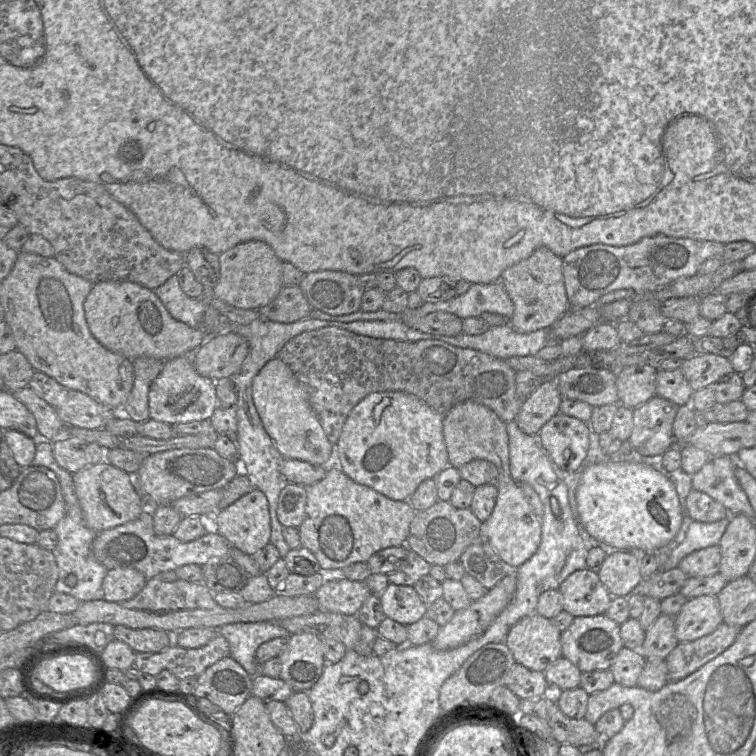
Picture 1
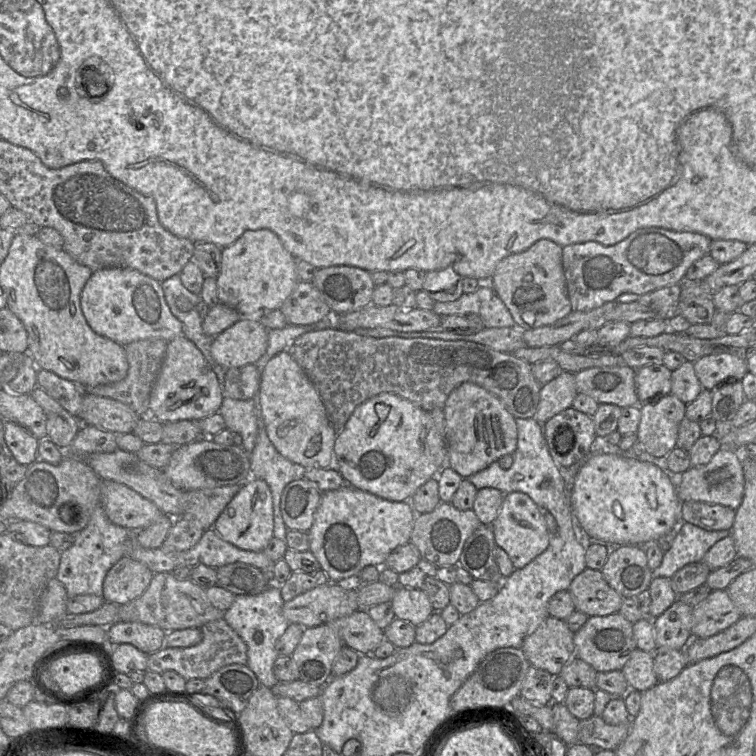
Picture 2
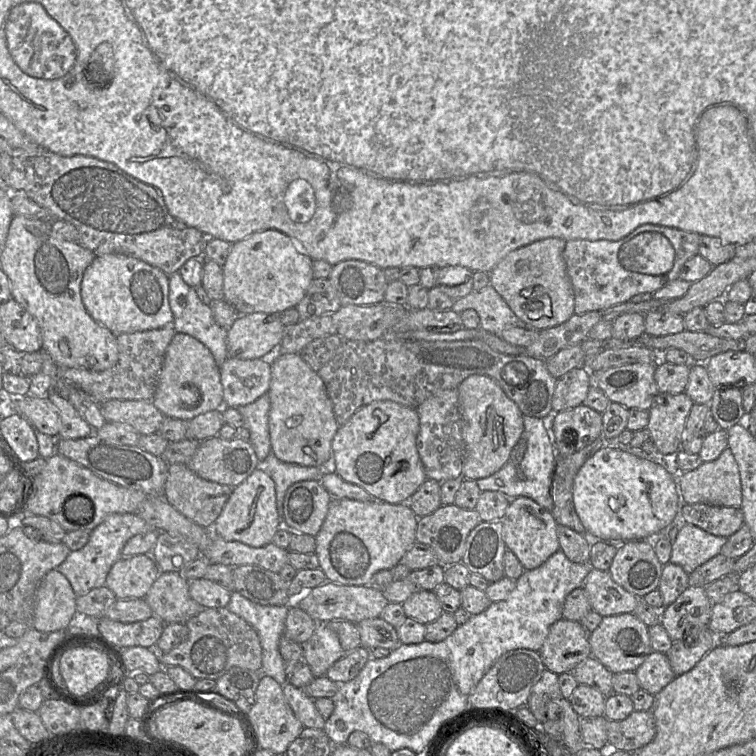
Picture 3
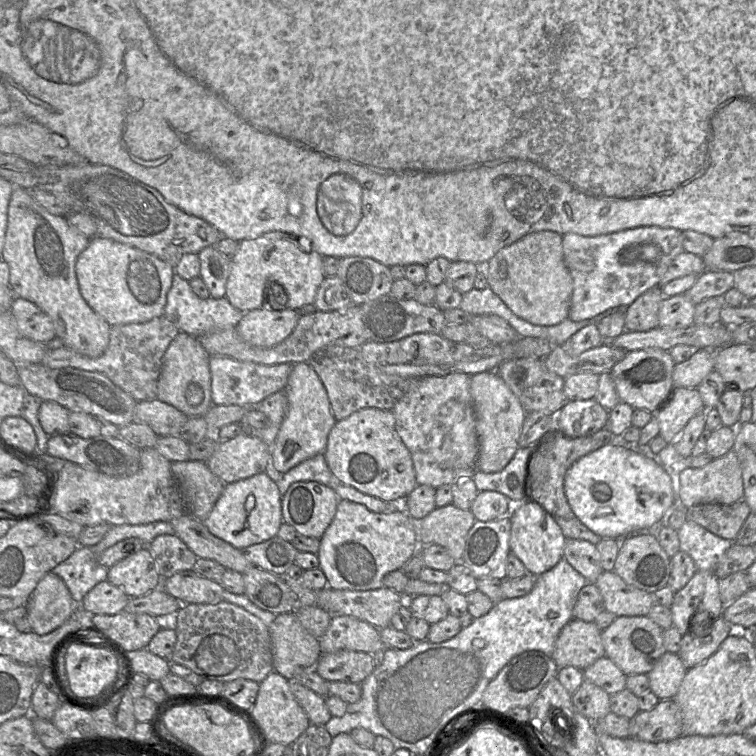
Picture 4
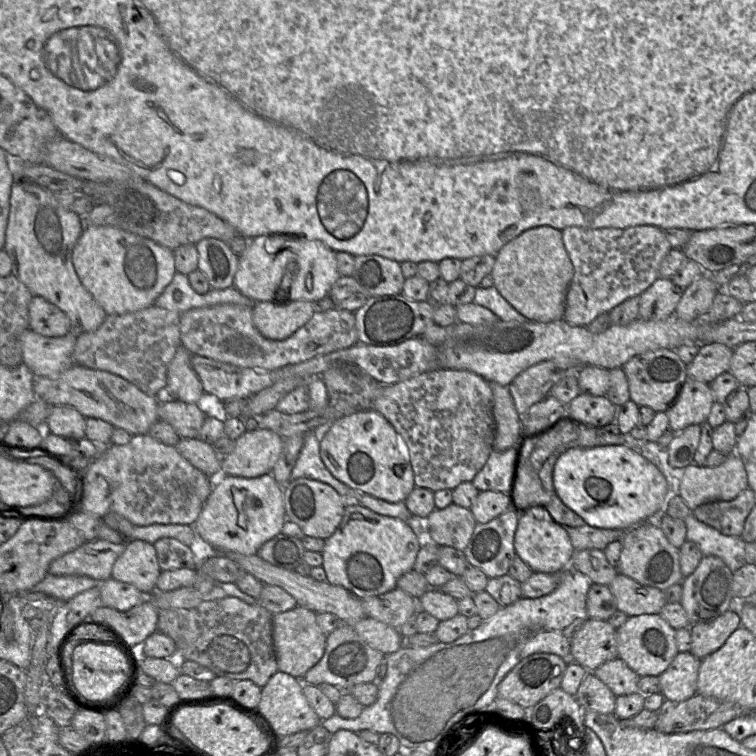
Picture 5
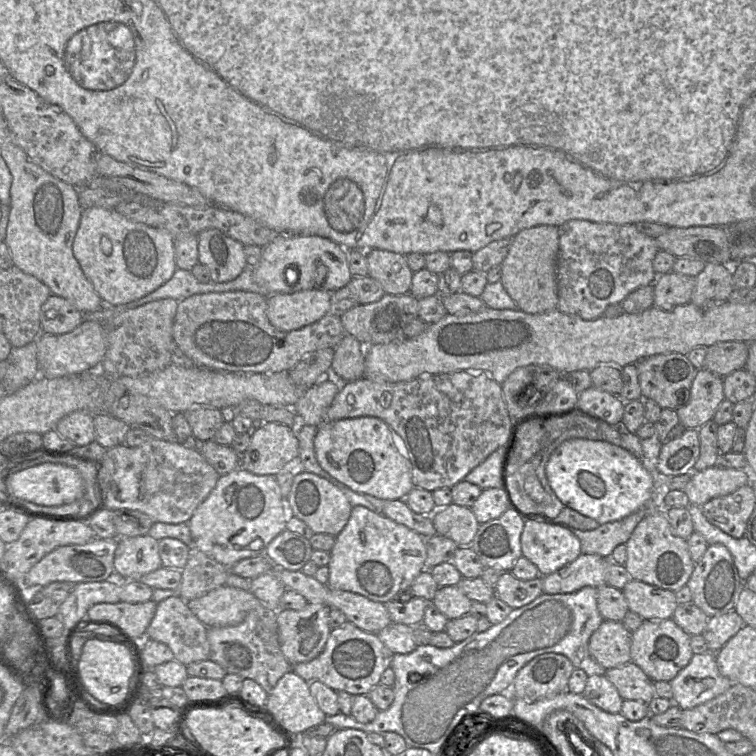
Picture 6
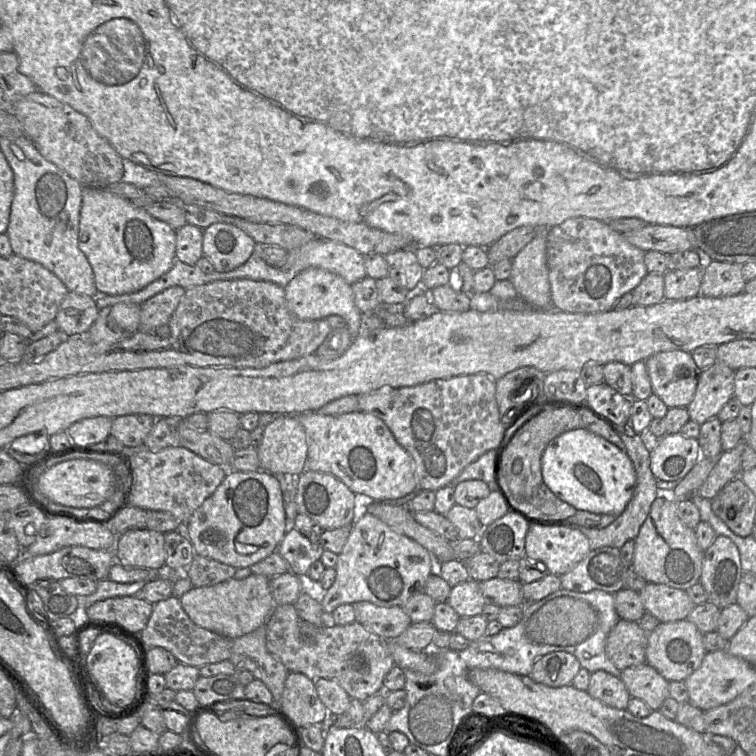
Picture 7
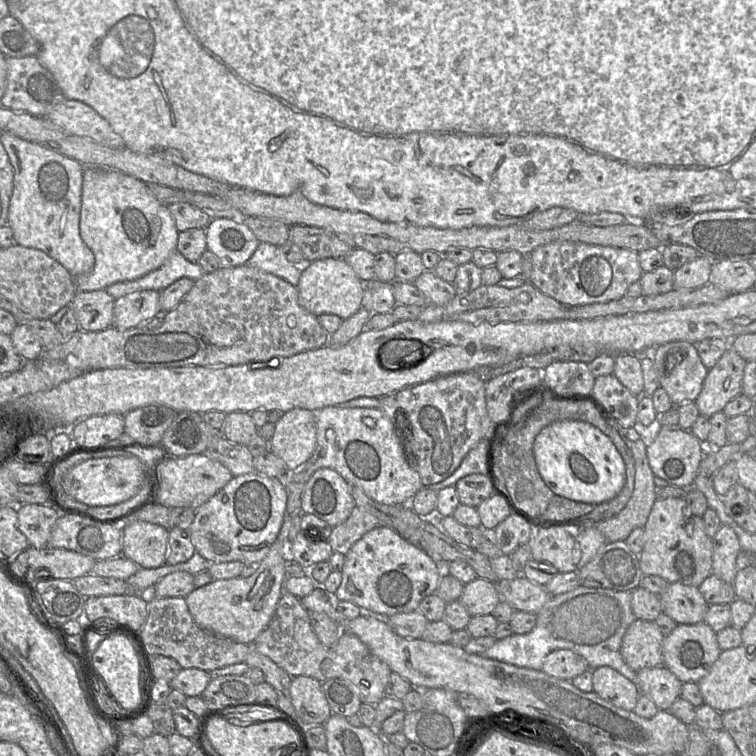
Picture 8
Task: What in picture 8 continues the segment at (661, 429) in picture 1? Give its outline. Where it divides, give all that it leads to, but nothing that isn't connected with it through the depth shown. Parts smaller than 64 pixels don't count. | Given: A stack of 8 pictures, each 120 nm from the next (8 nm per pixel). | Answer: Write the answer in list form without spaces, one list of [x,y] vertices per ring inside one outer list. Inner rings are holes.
[[[728,348],[714,367],[708,370],[695,400],[699,414],[711,417],[742,393],[742,379],[747,361]]]

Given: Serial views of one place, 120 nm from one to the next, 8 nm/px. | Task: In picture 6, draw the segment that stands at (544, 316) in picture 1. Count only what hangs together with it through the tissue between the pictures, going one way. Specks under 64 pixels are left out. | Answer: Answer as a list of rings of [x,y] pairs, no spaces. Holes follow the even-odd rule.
[[[535,226],[520,231],[512,238],[508,254],[501,264],[501,283],[520,310],[537,314],[557,309],[556,266],[558,254],[559,233],[557,226]]]

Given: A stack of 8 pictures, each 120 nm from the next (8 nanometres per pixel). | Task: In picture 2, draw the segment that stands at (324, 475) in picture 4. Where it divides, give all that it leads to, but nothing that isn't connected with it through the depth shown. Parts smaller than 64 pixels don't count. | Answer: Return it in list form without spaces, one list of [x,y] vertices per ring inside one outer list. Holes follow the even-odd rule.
[[[261,421],[255,448],[250,453],[250,475],[268,484],[273,502],[274,537],[285,542],[288,529],[280,510],[282,492],[289,483],[303,478],[305,470],[276,450]]]

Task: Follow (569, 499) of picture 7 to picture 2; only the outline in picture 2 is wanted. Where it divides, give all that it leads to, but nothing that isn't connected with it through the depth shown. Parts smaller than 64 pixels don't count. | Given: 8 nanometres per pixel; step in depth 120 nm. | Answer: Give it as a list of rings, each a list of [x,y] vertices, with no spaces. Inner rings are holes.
[[[599,454],[588,458],[574,481],[574,486],[571,495],[571,509],[577,516],[584,531],[593,538],[615,542],[615,543],[644,543],[660,537],[662,534],[669,531],[678,520],[682,520],[679,515],[679,498],[676,488],[671,483],[669,477],[658,466],[650,462],[625,458],[615,454]]]

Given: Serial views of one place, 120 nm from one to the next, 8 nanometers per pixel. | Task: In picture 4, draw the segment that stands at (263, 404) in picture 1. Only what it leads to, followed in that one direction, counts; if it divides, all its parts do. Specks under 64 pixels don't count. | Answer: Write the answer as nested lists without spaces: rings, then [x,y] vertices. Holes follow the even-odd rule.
[[[307,362],[293,365],[284,391],[288,399],[287,412],[271,449],[271,463],[281,473],[324,453],[328,435],[337,422],[321,379]]]

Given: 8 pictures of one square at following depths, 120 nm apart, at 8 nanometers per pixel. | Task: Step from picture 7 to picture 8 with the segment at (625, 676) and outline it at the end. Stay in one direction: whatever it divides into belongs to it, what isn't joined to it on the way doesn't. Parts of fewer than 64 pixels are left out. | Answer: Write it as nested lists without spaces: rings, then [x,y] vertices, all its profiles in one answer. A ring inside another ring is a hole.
[[[664,665],[637,671],[640,695],[650,698],[659,710],[668,710],[680,696],[682,682]]]

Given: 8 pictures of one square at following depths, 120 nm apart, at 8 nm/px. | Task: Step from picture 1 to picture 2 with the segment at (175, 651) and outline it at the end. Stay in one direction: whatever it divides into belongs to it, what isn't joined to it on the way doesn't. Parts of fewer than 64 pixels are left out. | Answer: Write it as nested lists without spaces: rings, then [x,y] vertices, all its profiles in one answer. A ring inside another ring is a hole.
[[[224,618],[209,622],[200,629],[203,638],[197,645],[186,648],[164,647],[149,654],[147,657],[147,670],[160,674],[167,670],[173,670],[186,680],[193,678],[207,679],[226,665],[247,664],[247,645]]]

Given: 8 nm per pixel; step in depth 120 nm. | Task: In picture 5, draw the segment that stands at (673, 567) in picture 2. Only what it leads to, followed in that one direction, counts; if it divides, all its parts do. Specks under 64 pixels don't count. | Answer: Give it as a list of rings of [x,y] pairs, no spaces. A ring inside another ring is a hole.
[[[692,513],[684,519],[686,540],[696,543],[703,556],[720,558],[734,572],[744,566],[746,542],[737,536],[726,536],[697,520]]]

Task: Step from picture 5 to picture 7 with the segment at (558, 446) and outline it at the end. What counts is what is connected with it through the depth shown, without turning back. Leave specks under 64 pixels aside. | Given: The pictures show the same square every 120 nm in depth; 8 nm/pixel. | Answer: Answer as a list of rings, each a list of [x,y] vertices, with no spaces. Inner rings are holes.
[[[562,408],[546,409],[535,413],[515,433],[502,456],[501,471],[508,486],[511,502],[515,507],[531,516],[560,520],[576,513],[576,508],[553,494],[544,483],[541,473],[541,457],[548,443],[562,433],[575,429],[588,430],[617,446],[617,432],[614,427],[587,410]]]

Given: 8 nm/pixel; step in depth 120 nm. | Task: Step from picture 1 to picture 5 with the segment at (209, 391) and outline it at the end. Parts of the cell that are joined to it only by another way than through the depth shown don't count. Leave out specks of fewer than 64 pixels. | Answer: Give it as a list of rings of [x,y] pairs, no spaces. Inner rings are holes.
[[[182,345],[177,349],[167,371],[167,384],[162,396],[184,403],[197,404],[205,391],[191,364],[191,353]]]

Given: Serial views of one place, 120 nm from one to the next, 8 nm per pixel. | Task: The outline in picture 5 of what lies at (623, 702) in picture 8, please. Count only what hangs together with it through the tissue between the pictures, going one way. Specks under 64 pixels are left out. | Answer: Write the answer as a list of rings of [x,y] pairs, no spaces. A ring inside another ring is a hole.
[[[593,672],[586,674],[574,697],[583,711],[614,714],[616,696]]]

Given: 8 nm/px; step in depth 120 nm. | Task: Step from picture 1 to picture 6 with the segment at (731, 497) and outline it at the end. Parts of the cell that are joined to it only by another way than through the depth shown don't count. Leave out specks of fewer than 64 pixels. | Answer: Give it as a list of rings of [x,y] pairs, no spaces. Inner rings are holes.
[[[713,466],[702,471],[692,471],[683,491],[690,504],[702,506],[710,499],[728,495],[750,482],[751,474],[748,470]]]

